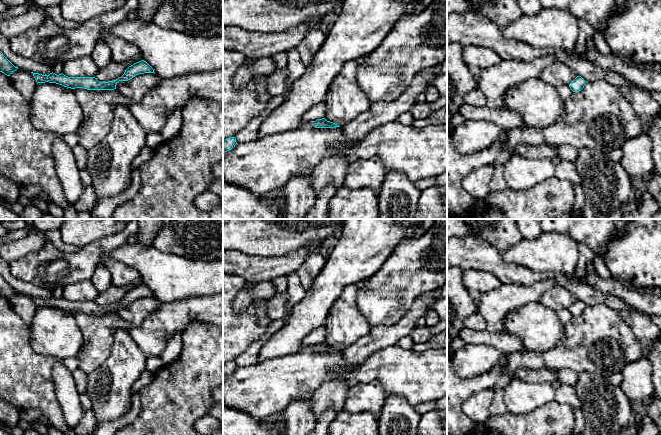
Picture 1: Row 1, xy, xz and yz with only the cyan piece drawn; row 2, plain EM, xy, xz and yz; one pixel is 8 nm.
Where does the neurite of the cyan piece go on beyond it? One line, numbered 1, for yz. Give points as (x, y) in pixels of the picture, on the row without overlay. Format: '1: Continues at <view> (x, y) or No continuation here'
1: No continuation here

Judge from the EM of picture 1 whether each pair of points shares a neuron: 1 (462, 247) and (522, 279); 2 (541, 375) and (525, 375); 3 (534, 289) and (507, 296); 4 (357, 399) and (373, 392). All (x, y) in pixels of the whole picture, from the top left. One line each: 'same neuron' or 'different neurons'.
1: same neuron
2: same neuron
3: same neuron
4: same neuron

